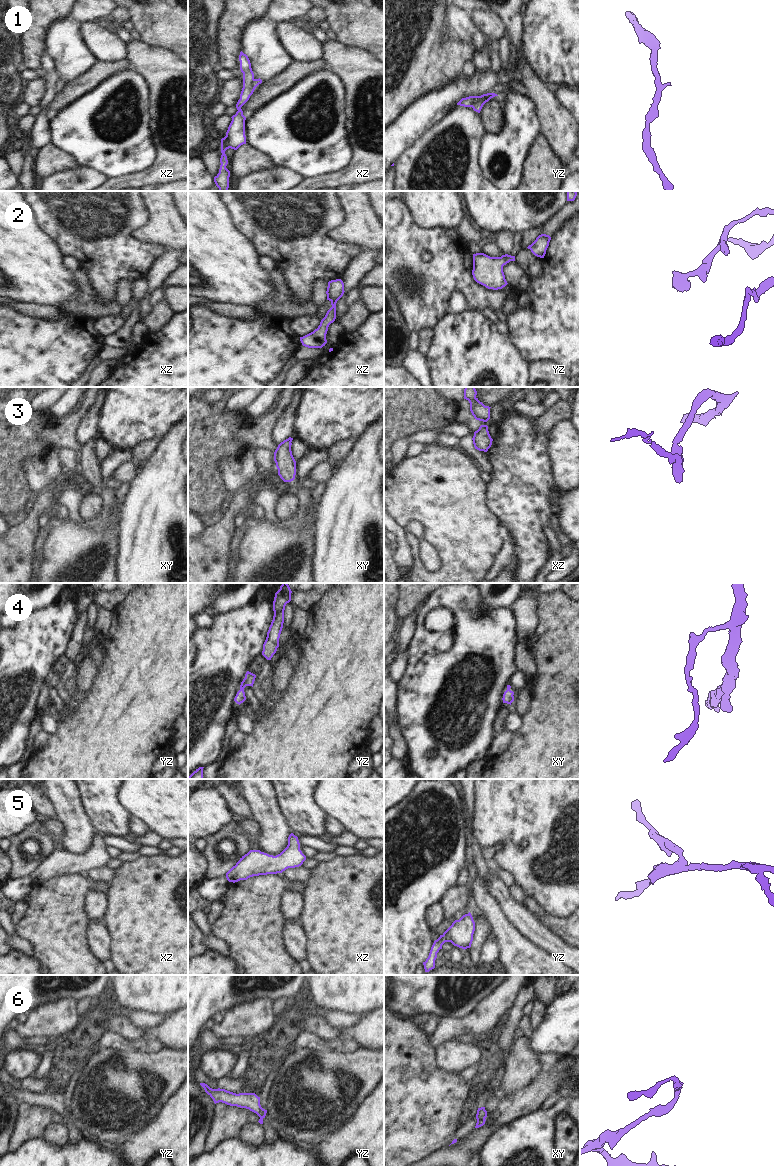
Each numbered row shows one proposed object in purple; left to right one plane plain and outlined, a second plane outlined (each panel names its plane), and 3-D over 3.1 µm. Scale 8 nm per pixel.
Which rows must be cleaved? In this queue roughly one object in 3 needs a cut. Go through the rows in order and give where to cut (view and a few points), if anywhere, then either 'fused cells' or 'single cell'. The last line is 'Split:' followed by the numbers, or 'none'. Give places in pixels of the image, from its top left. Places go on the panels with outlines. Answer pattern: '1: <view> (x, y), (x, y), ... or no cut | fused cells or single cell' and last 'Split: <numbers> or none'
1: no cut | single cell
2: no cut | single cell
3: no cut | single cell
4: no cut | single cell
5: no cut | single cell
6: no cut | single cell
Split: none

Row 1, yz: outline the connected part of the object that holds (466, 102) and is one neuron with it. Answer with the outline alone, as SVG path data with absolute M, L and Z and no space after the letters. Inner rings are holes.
M487 93L481 96L469 96L462 98L457 105L464 107L472 107L474 111L480 113L483 105L488 102L491 98L498 96L495 93Z

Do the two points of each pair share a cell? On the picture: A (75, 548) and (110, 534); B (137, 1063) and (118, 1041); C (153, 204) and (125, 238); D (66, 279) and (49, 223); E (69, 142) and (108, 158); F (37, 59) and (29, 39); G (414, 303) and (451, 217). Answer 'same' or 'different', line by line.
A: same
B: different
C: different
D: different
E: same
F: same
G: different

